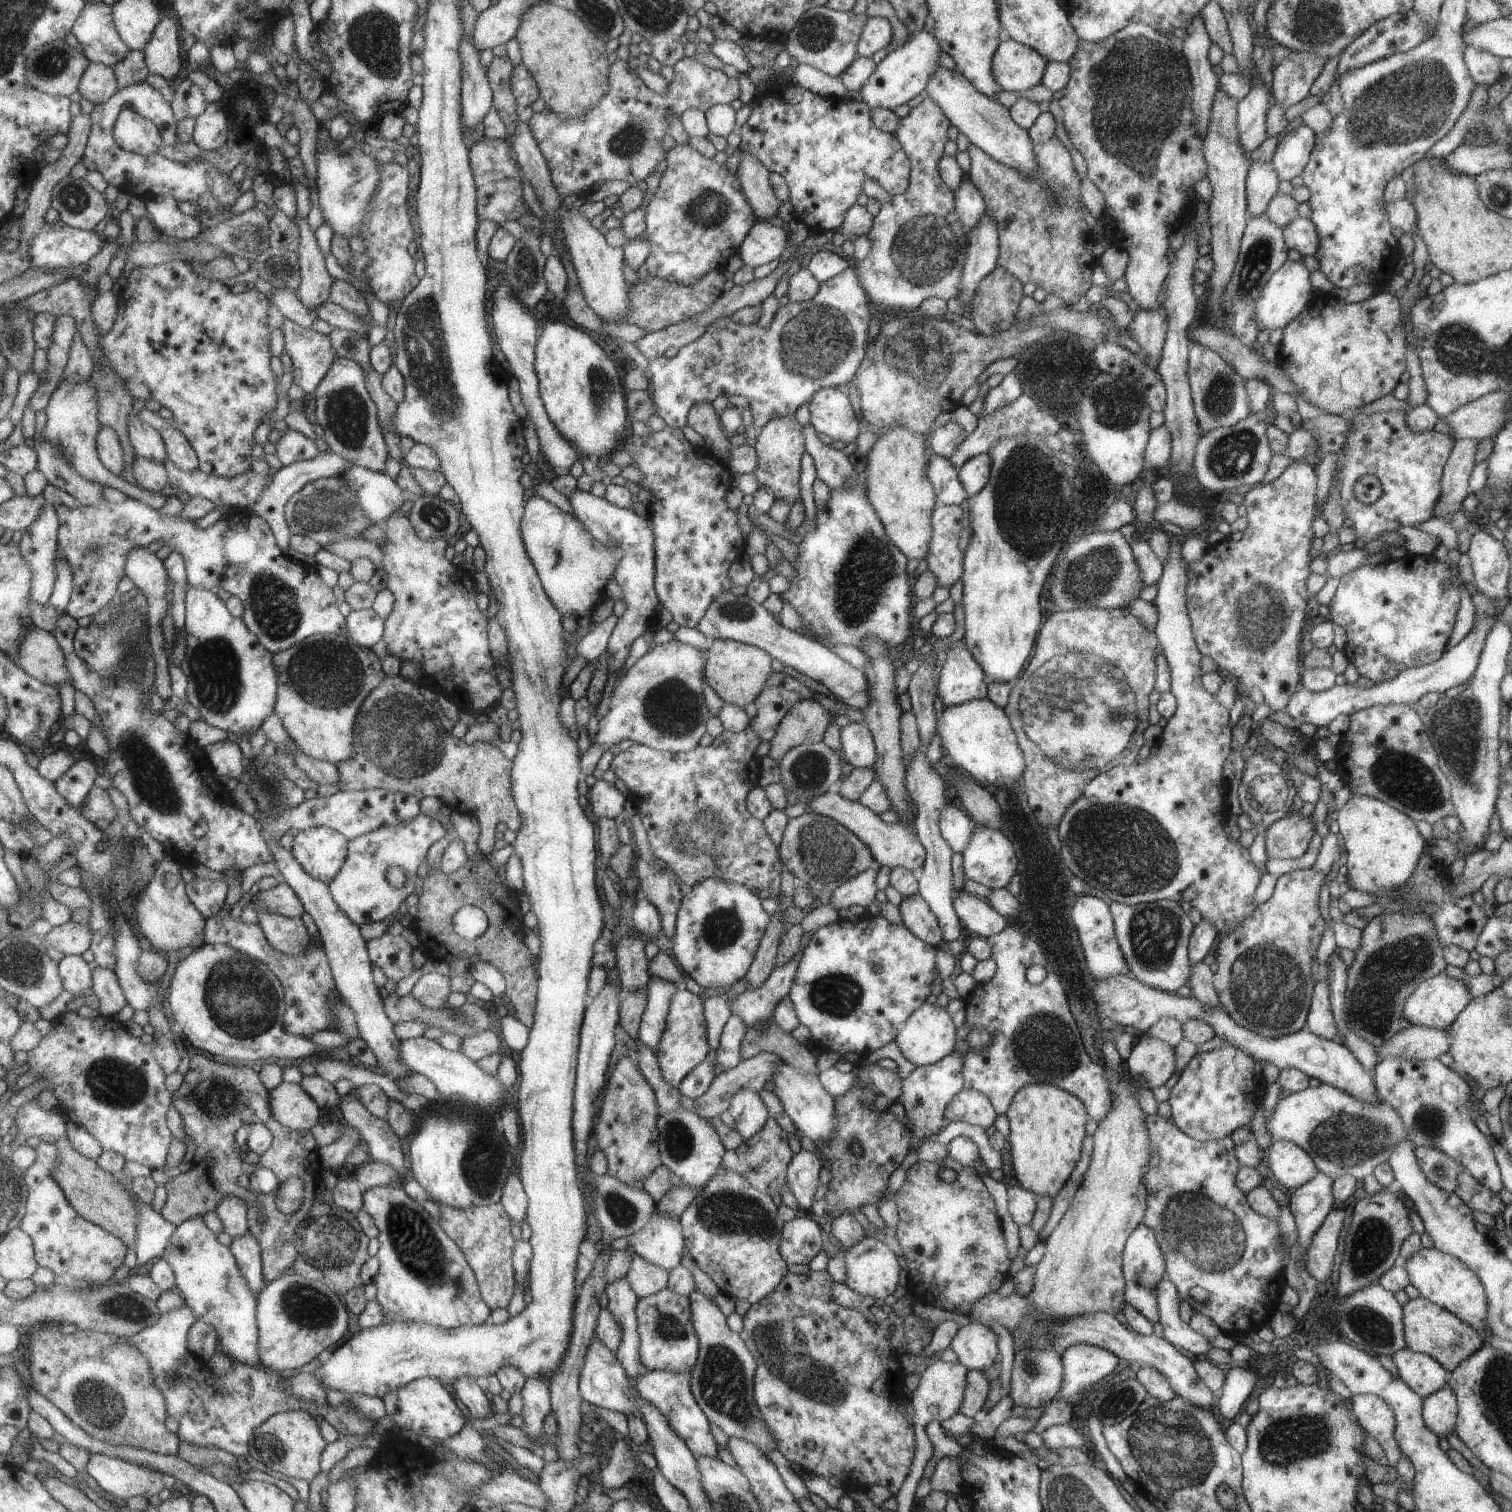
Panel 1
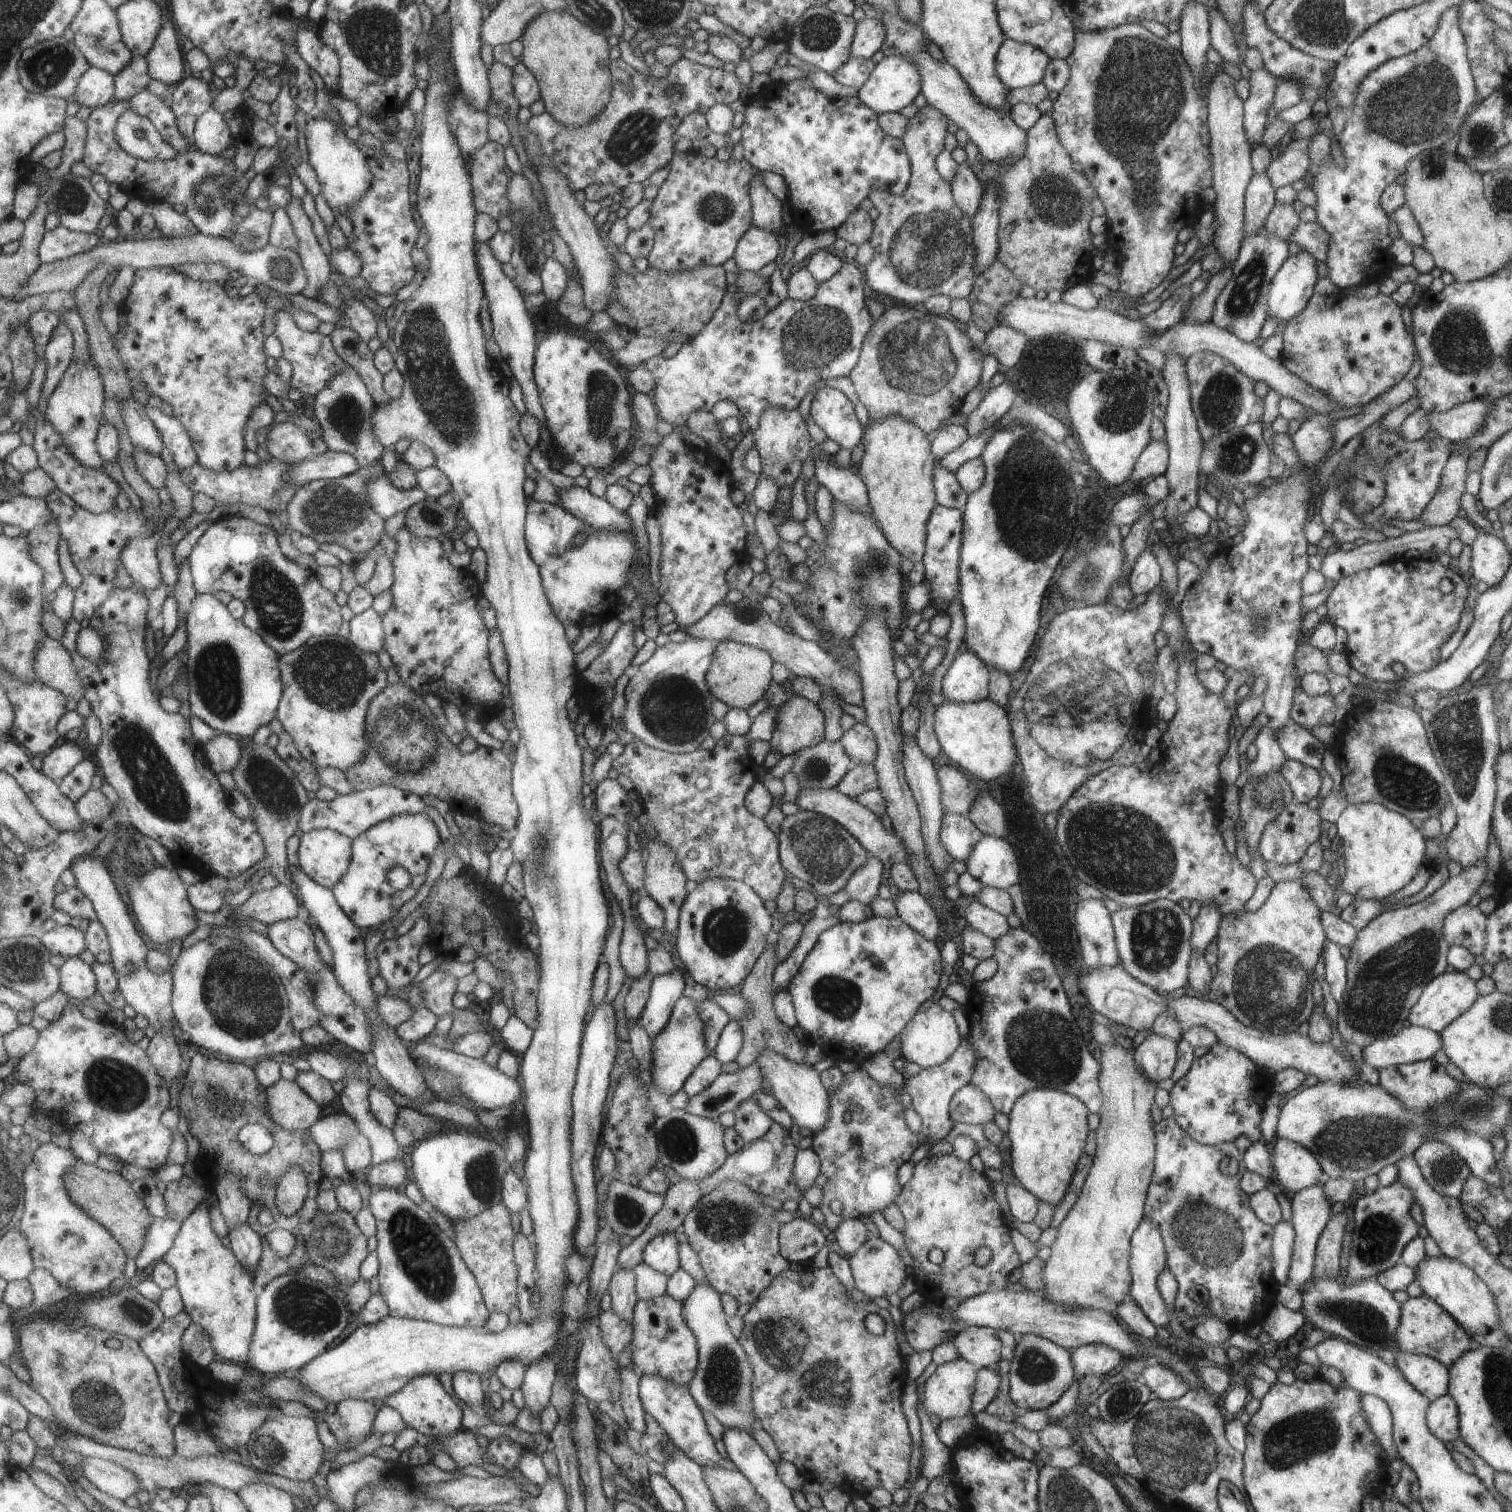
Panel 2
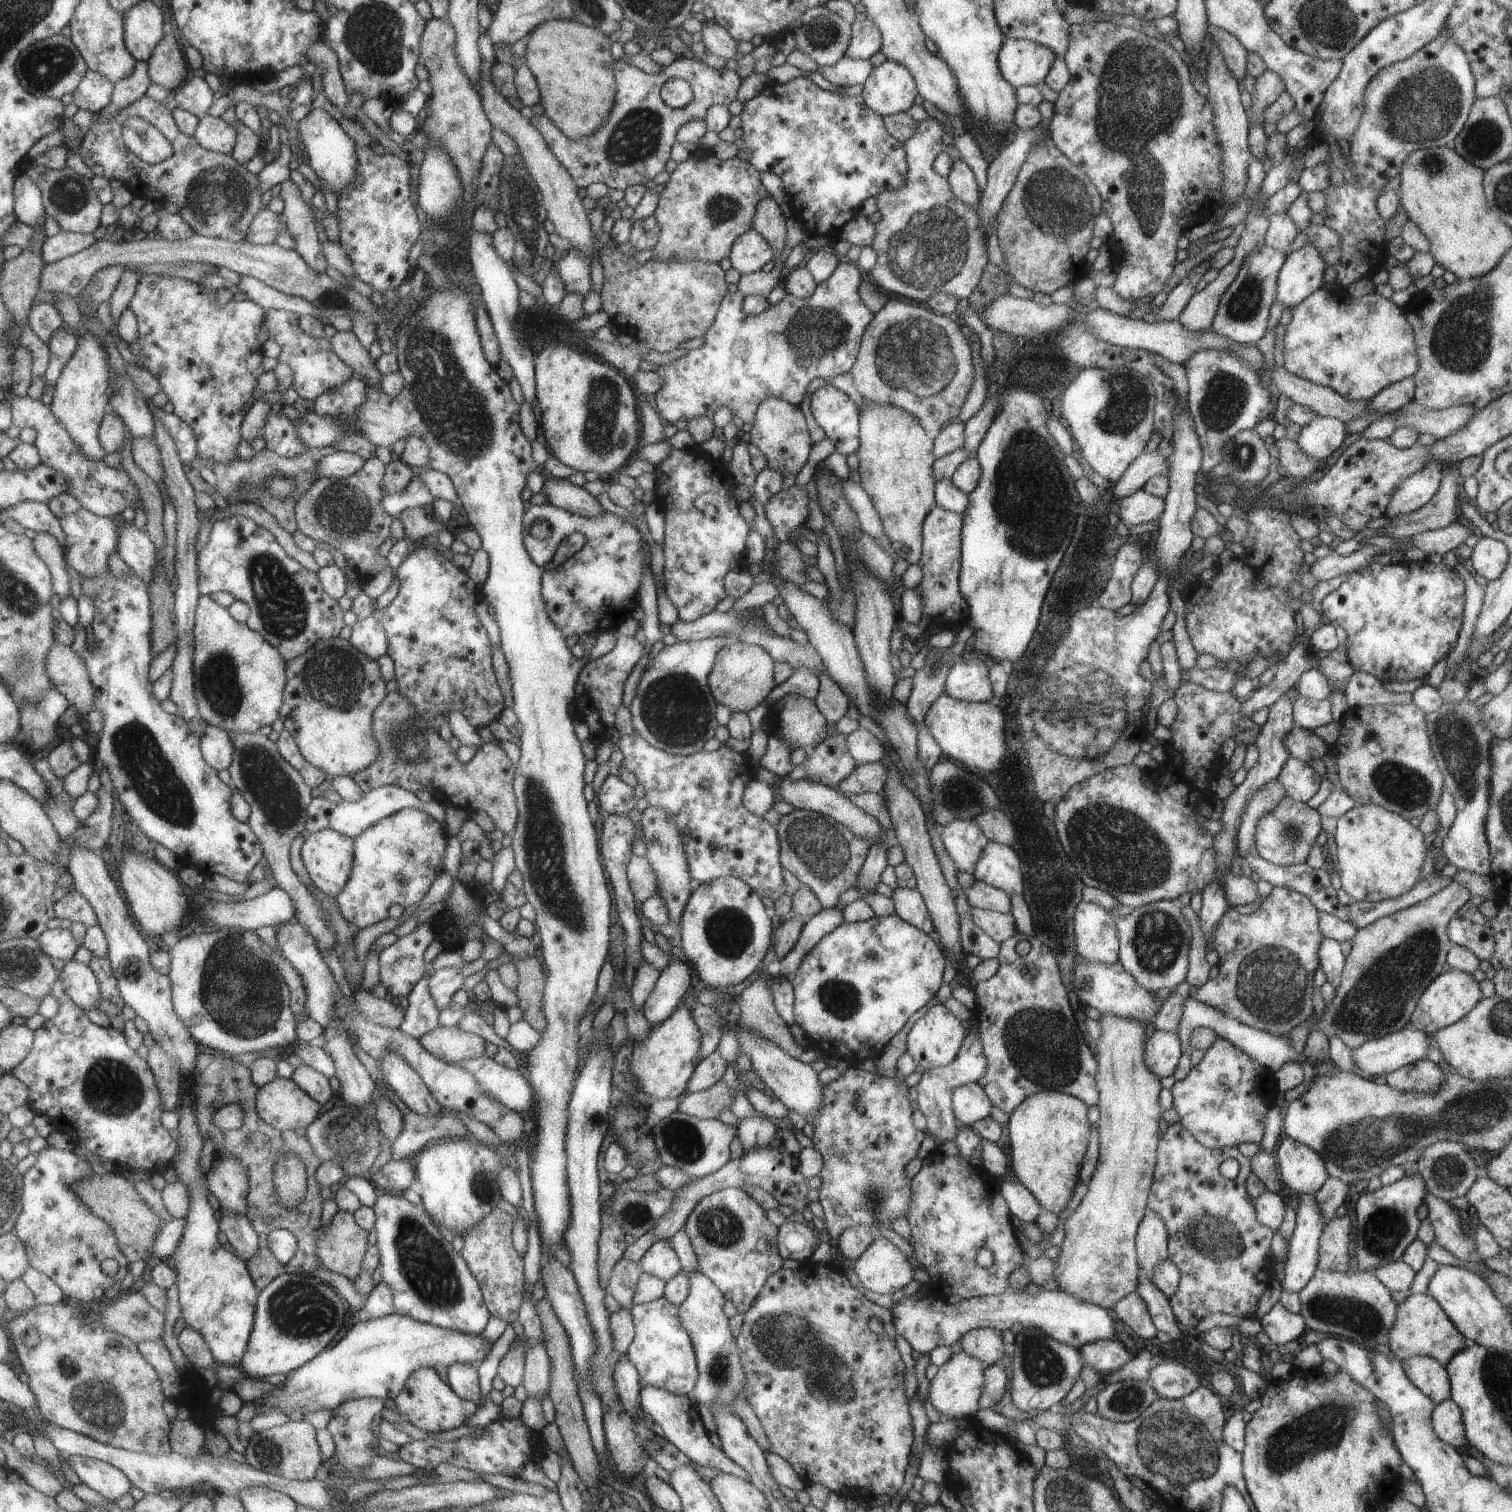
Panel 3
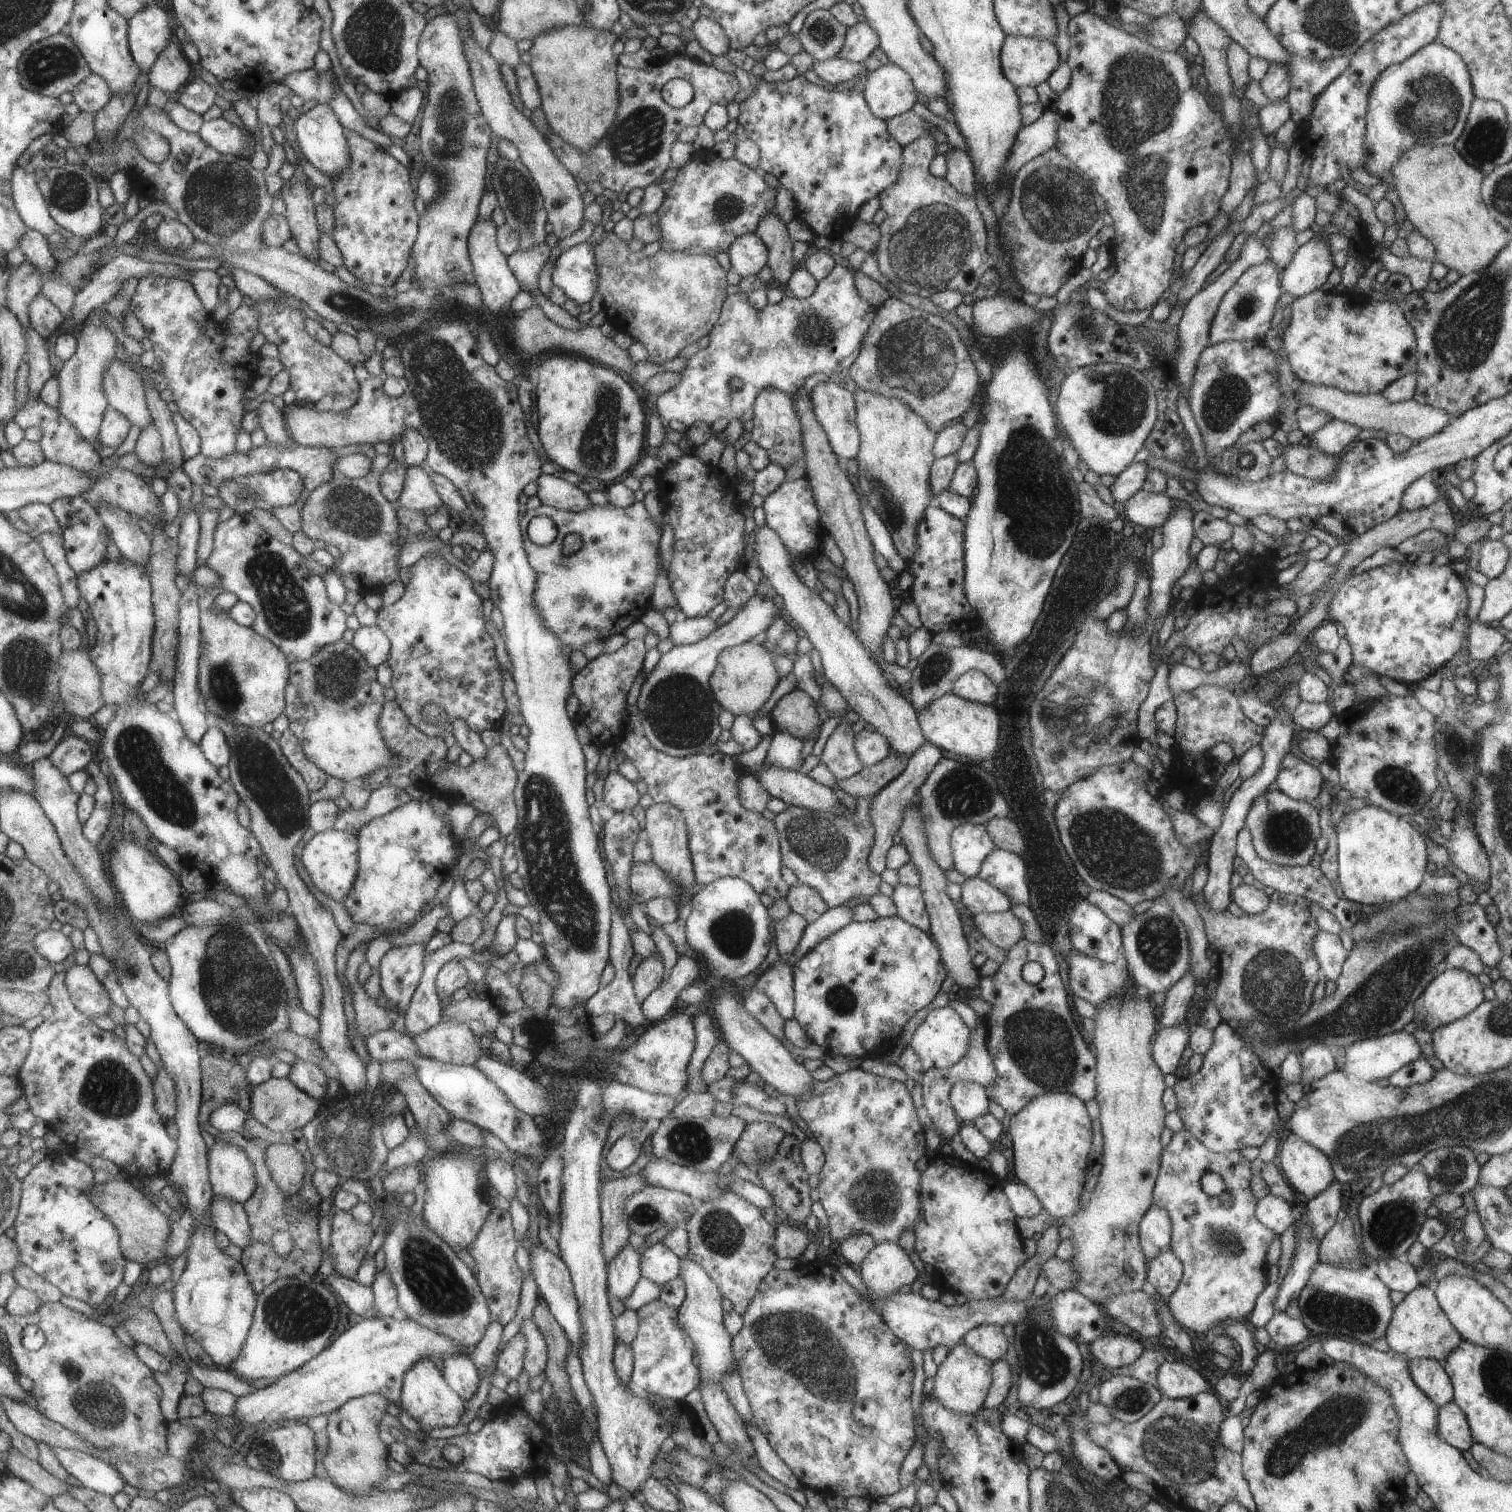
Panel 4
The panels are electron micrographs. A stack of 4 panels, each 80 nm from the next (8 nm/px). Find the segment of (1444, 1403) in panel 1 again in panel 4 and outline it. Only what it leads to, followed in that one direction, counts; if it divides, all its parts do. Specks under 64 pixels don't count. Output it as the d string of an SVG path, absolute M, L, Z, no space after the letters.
M1451 1401L1445 1406L1438 1407L1437 1434L1449 1446L1465 1452L1471 1450L1474 1440L1465 1414Z

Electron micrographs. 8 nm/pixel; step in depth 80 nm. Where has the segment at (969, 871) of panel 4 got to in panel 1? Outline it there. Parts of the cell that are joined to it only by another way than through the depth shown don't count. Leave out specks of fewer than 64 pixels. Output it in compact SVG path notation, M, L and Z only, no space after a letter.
M946 804L939 815L938 825L941 838L949 845L952 852L961 854L972 839L975 825L972 818L957 806Z

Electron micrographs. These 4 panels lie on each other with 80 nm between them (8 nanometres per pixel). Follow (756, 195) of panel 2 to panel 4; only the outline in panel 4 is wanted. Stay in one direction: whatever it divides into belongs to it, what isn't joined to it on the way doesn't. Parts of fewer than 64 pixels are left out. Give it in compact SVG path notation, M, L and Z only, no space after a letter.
M772 211L760 218L756 228L756 233L767 248L766 265L771 269L771 284L783 289L796 268L791 259L792 242L785 226Z

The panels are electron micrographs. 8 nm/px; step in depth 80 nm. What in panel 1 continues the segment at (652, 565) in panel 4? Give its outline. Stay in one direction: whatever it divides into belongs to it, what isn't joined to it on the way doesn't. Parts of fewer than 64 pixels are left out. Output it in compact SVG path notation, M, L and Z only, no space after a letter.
M528 493L526 497L520 520L520 533L524 549L535 567L543 592L559 614L561 616L565 613L573 614L575 620L586 615L591 617L595 608L607 599L605 594L602 596L602 591L605 590L607 580L613 578L620 559L619 550L616 550L613 545L604 545L602 542L596 541L573 515L561 511L557 506L533 493Z

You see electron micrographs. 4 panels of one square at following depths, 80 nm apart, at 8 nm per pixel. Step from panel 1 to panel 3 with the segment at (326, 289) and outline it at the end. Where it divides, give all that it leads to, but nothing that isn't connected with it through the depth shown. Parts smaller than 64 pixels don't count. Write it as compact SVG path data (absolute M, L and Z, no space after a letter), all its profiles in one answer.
M289 179L280 185L280 195L285 204L285 216L288 231L296 238L297 254L318 273L323 273L328 265L321 252L317 230L315 230L313 208L301 199L297 184Z

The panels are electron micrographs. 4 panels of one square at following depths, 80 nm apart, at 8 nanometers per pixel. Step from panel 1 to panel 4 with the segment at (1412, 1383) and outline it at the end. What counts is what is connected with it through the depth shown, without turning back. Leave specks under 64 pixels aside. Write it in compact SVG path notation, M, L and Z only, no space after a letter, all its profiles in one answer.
M1411 1359L1408 1369L1413 1382L1435 1405L1442 1407L1453 1400L1452 1384L1443 1363L1435 1359Z

